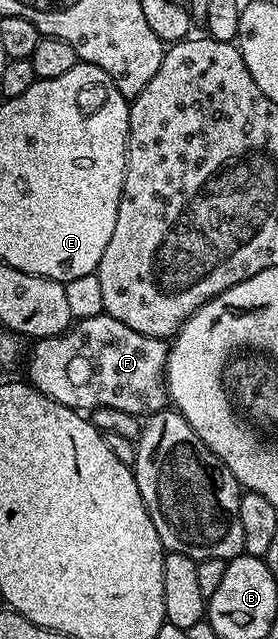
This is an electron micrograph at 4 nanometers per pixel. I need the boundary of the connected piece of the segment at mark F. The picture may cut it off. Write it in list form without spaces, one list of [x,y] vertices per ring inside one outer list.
[[[109,314],[91,316],[74,321],[64,334],[38,338],[29,354],[28,381],[51,400],[78,412],[92,412],[99,408],[119,408],[119,412],[148,416],[166,409],[169,391],[165,384],[165,361],[169,359],[169,346],[160,338],[143,336],[127,324],[119,324]]]

